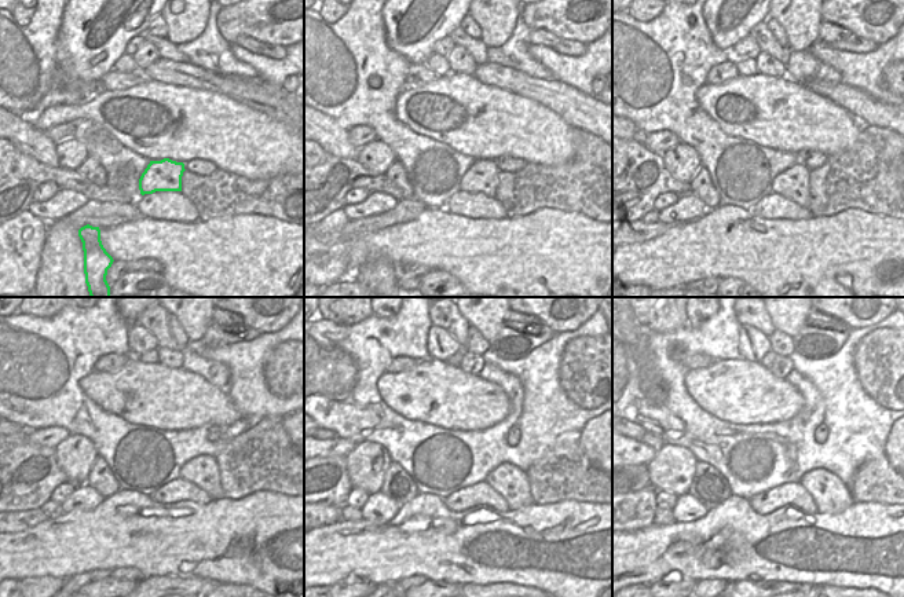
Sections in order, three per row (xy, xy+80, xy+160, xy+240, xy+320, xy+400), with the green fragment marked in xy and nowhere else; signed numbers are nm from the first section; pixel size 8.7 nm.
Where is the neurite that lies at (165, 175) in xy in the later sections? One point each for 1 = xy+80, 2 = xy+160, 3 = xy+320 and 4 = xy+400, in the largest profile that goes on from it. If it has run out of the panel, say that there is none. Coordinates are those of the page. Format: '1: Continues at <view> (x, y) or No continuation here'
1: Continues at xy+80 (482, 178)
2: Continues at xy+160 (793, 183)
3: Continues at xy+320 (512, 483)
4: Continues at xy+400 (831, 495).

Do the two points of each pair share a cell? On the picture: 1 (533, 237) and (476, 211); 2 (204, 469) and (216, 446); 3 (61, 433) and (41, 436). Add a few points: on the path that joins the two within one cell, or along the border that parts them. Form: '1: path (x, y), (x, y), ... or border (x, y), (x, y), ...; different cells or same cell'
1: border (460, 215), (469, 218), (505, 218); different cells
2: border (213, 457), (197, 456), (180, 468); different cells
3: path (57, 433), (46, 435); same cell

